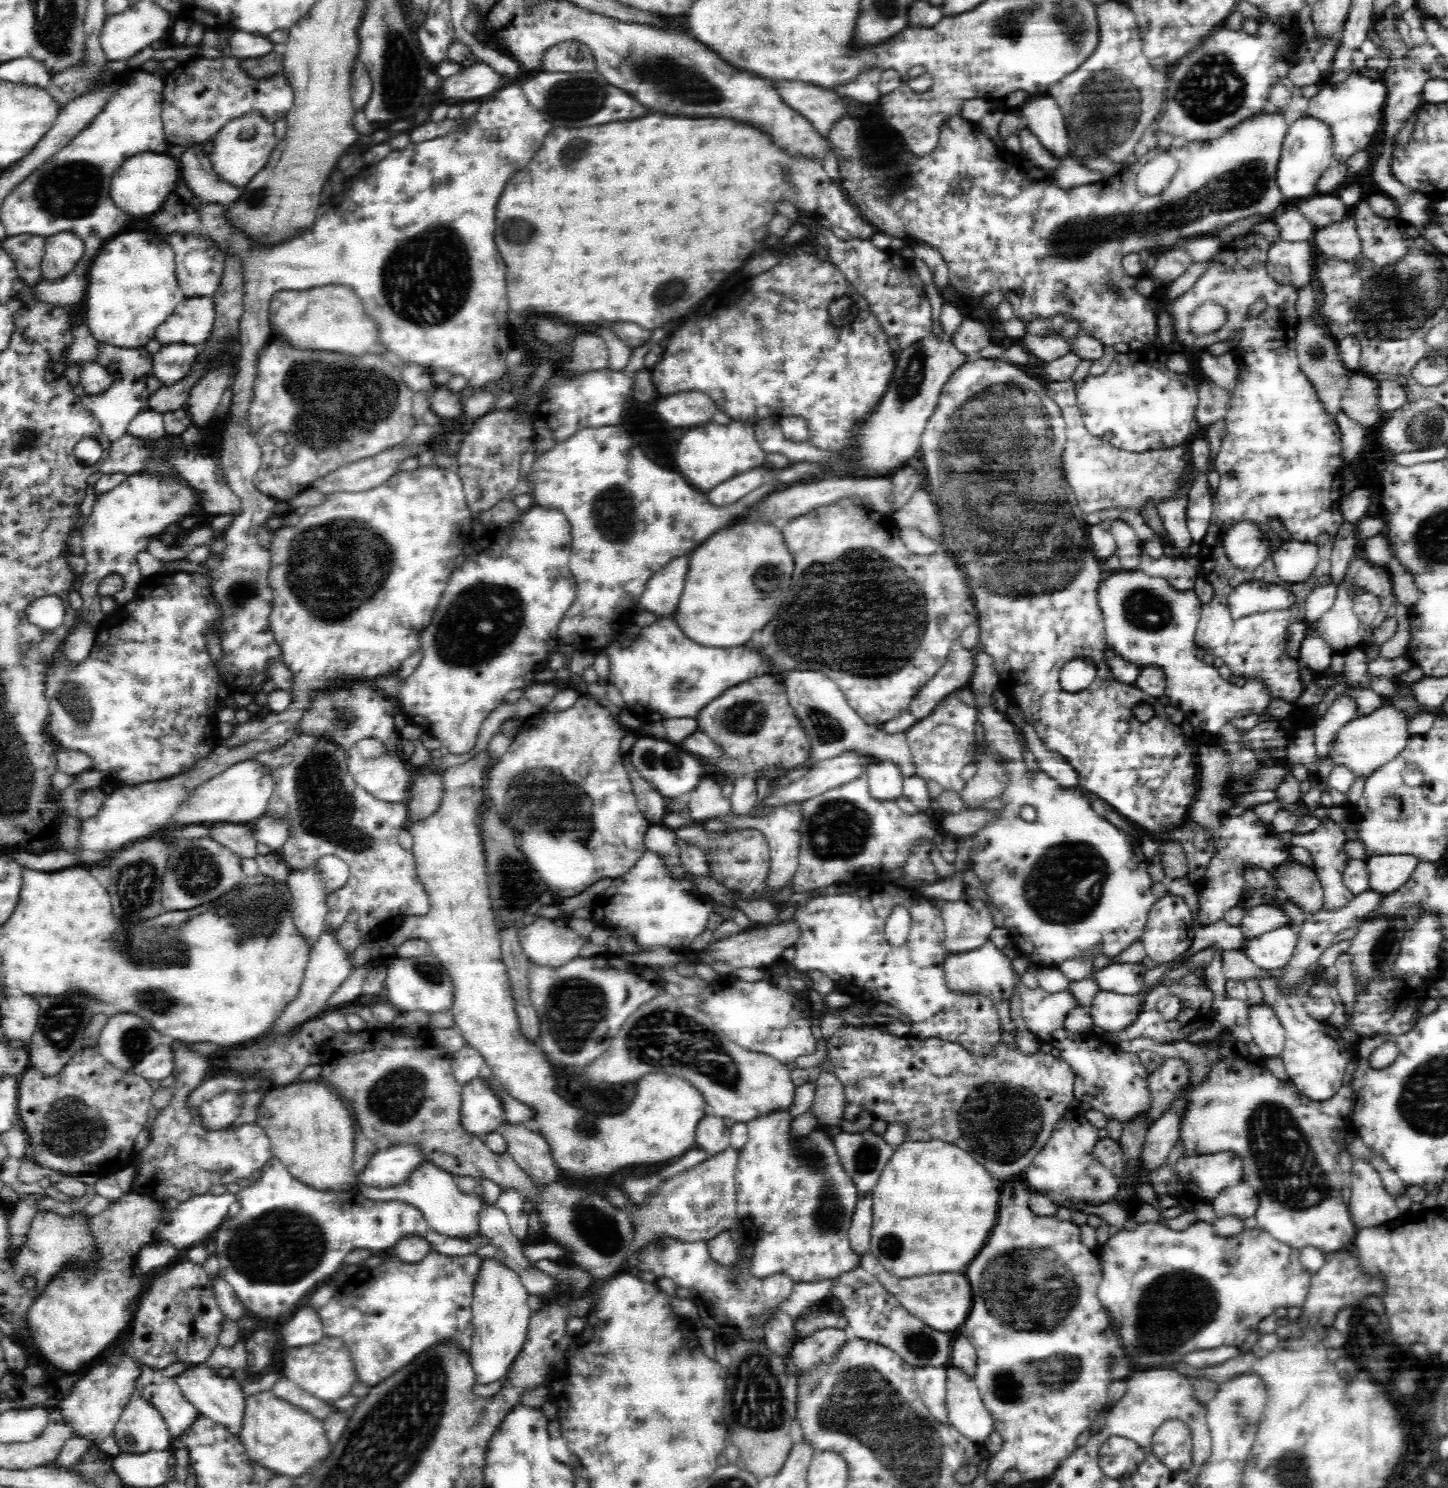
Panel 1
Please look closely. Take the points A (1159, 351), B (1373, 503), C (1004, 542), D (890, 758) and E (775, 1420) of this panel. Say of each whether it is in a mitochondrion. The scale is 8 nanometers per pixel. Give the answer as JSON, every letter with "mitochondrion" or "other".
{"A":"other","B":"other","C":"mitochondrion","D":"other","E":"mitochondrion"}

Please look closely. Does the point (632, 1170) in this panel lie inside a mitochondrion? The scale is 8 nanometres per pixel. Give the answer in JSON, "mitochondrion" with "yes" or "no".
{"mitochondrion":"no"}

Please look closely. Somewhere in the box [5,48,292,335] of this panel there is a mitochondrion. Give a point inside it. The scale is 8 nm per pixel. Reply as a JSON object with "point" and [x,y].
{"point":[70,190]}

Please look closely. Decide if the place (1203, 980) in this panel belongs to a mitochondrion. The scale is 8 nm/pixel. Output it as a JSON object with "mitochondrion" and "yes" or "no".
{"mitochondrion":"no"}

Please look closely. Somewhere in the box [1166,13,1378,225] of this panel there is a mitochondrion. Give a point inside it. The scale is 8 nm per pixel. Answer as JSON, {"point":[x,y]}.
{"point":[1213,88]}

